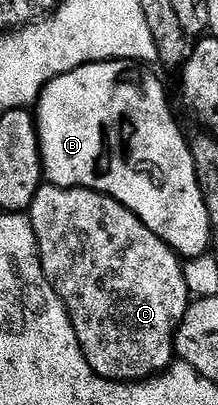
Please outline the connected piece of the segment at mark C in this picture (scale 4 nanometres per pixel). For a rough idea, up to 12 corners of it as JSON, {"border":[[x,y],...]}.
{"border":[[42,185],[44,276],[90,369],[174,362],[181,256],[101,191]]}

